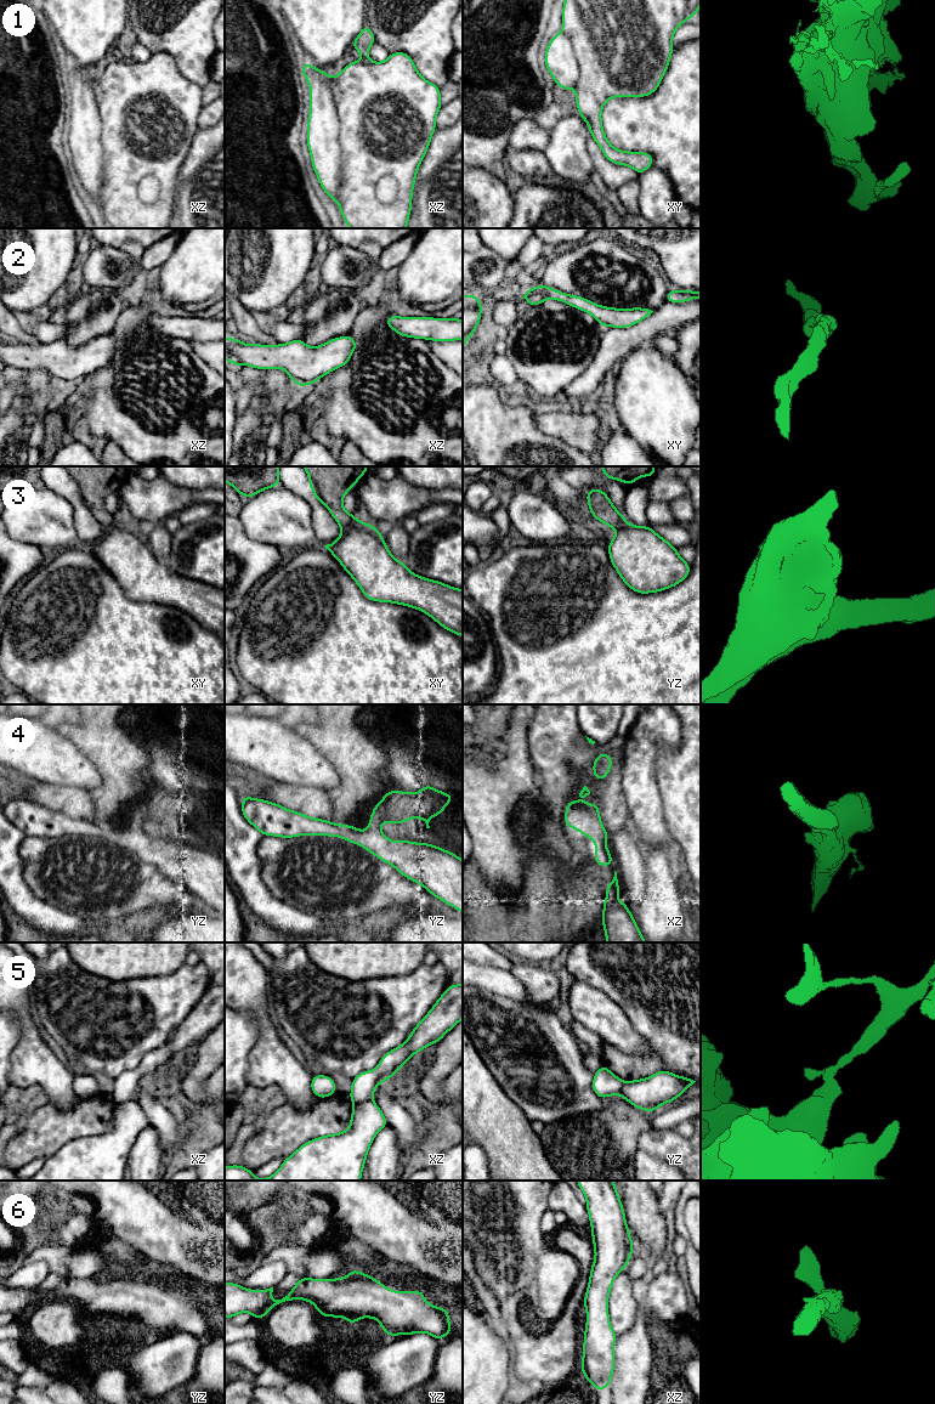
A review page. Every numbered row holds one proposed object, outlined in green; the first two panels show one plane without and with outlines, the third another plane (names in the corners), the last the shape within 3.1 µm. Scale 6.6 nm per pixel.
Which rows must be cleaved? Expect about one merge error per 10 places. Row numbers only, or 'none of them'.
1, 3, 5

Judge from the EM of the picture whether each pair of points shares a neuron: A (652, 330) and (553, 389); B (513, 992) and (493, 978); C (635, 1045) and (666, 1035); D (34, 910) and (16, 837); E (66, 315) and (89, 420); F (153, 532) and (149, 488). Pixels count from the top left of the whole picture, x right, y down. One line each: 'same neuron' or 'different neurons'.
A: different neurons
B: same neuron
C: different neurons
D: same neuron
E: different neurons
F: different neurons

